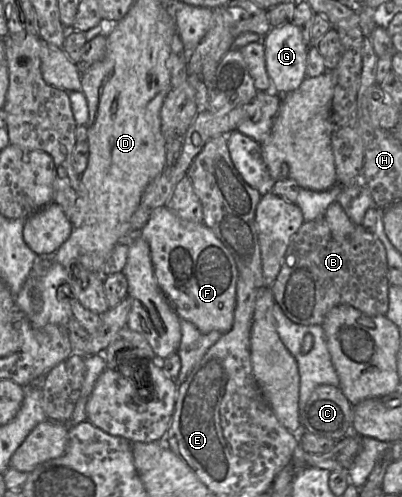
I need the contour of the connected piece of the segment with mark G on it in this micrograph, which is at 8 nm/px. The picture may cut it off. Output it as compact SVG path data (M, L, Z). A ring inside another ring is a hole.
M293 22L272 27L261 41L265 49L266 70L272 90L286 94L297 89L307 77L309 46Z

